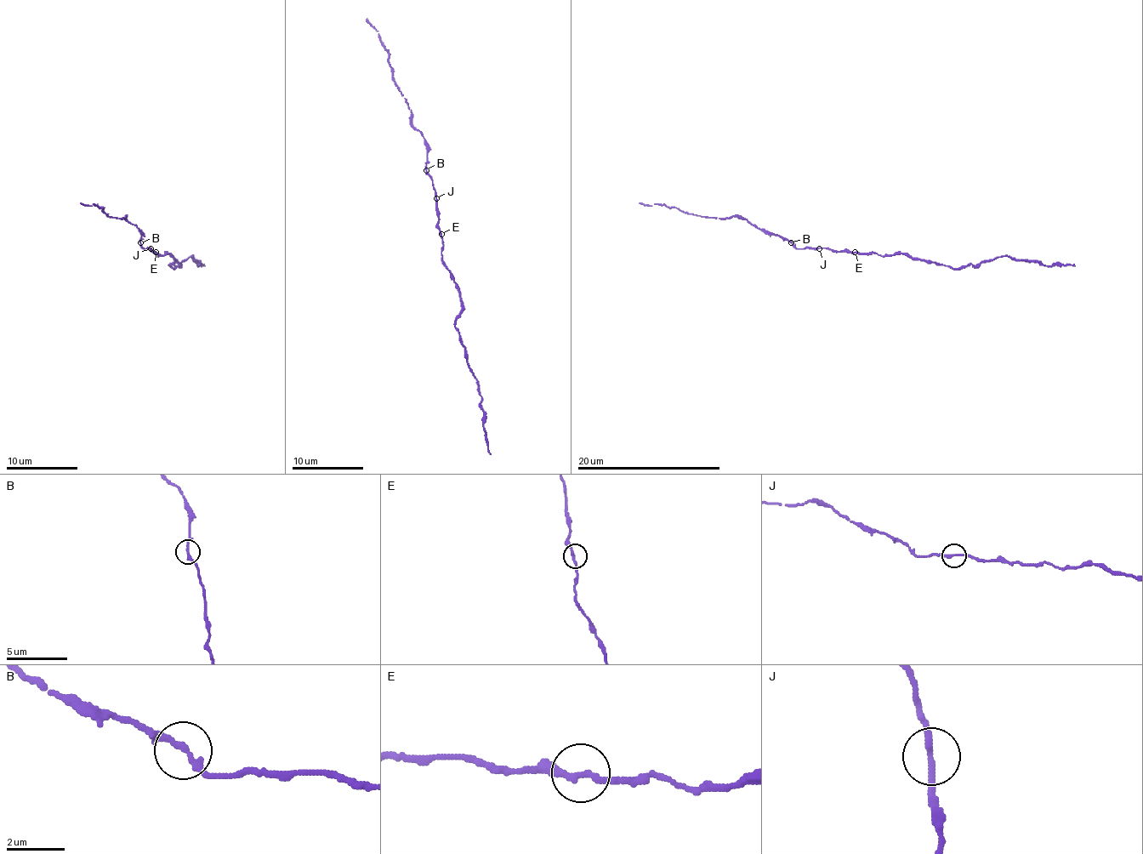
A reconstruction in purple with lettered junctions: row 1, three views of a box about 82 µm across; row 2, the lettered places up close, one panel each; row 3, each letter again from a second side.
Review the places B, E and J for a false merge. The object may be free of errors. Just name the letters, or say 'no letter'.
no letter

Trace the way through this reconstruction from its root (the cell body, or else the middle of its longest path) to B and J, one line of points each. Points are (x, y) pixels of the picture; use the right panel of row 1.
B: (855, 252), (795, 248), (790, 242)
J: (855, 252), (833, 252), (827, 248), (819, 248)

